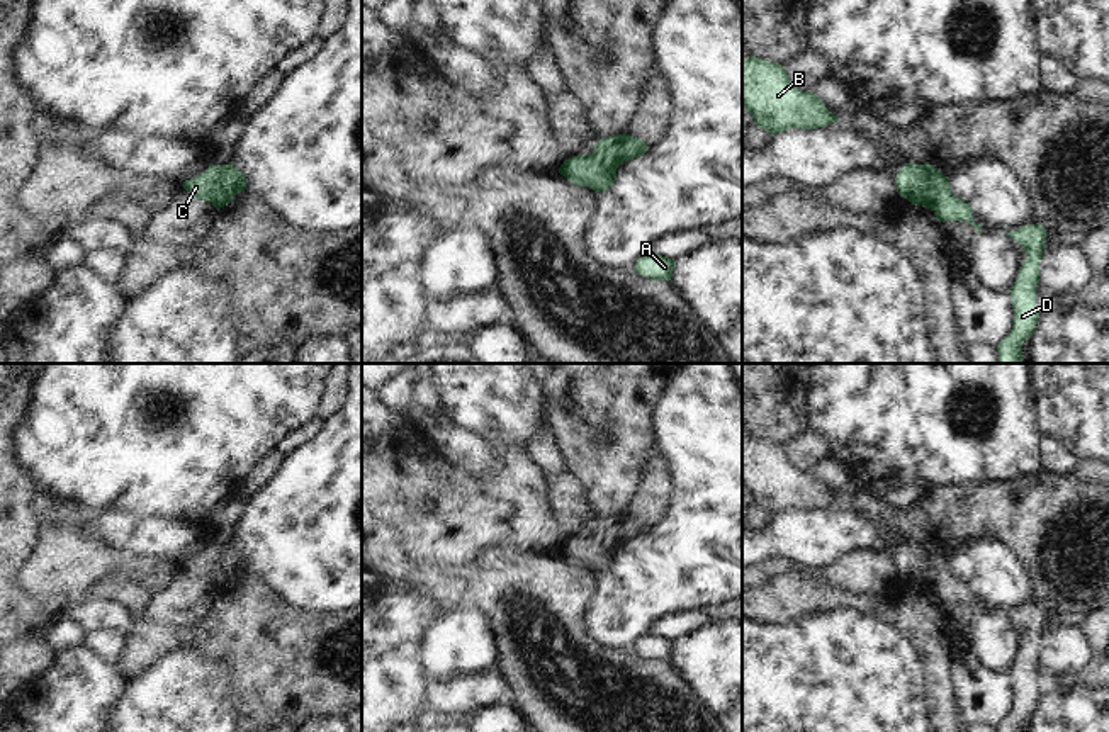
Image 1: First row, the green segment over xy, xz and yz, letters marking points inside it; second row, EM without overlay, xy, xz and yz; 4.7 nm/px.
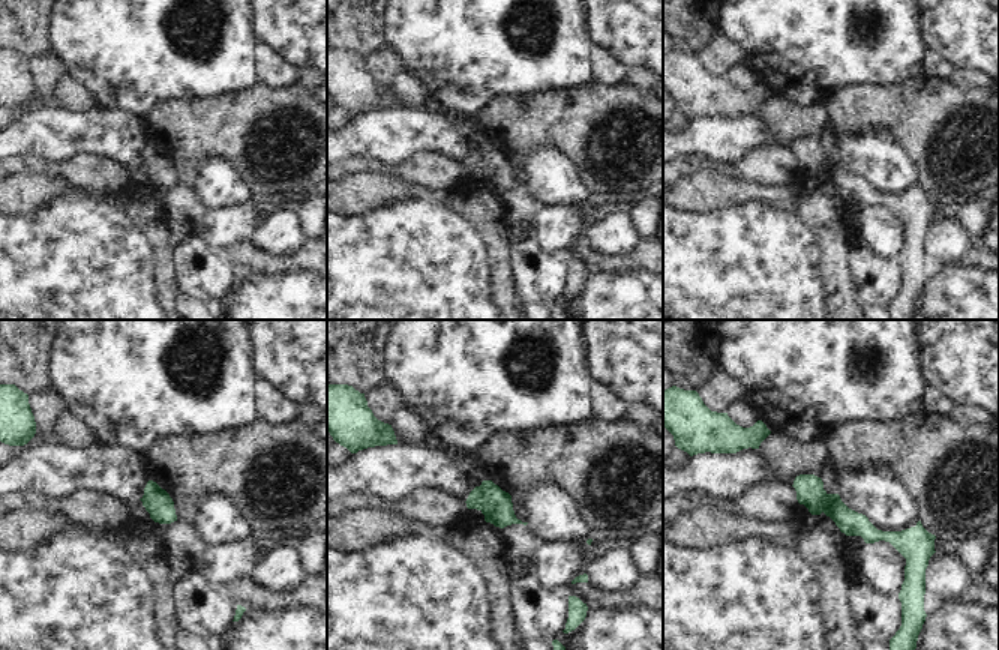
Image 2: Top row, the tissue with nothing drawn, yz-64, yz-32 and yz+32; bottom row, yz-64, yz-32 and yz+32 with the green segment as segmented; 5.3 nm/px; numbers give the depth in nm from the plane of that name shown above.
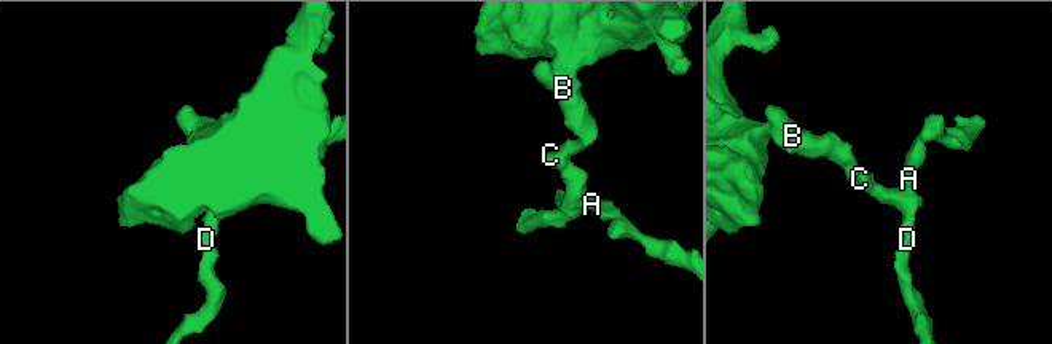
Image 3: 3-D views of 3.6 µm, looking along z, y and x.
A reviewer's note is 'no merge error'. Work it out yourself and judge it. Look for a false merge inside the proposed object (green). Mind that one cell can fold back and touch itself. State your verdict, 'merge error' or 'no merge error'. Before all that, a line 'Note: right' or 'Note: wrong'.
Note: wrong
merge error

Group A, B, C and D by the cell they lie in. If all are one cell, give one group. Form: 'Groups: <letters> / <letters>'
Groups: A C D / B

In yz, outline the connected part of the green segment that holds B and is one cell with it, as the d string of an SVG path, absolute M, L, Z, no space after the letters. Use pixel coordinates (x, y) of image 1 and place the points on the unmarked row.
M756 436L742 442L742 486L771 516L837 503L815 472L802 472L790 462L785 447Z

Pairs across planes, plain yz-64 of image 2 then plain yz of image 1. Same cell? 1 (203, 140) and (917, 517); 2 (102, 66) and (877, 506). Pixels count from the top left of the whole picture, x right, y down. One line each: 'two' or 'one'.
1: two
2: two

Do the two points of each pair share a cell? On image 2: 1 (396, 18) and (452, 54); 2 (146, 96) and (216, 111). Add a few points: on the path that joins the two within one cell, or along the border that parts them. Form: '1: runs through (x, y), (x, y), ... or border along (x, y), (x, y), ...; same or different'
1: runs through (410, 18), (416, 18), (438, 41); same
2: border along (206, 101), (162, 101), (144, 119); different

